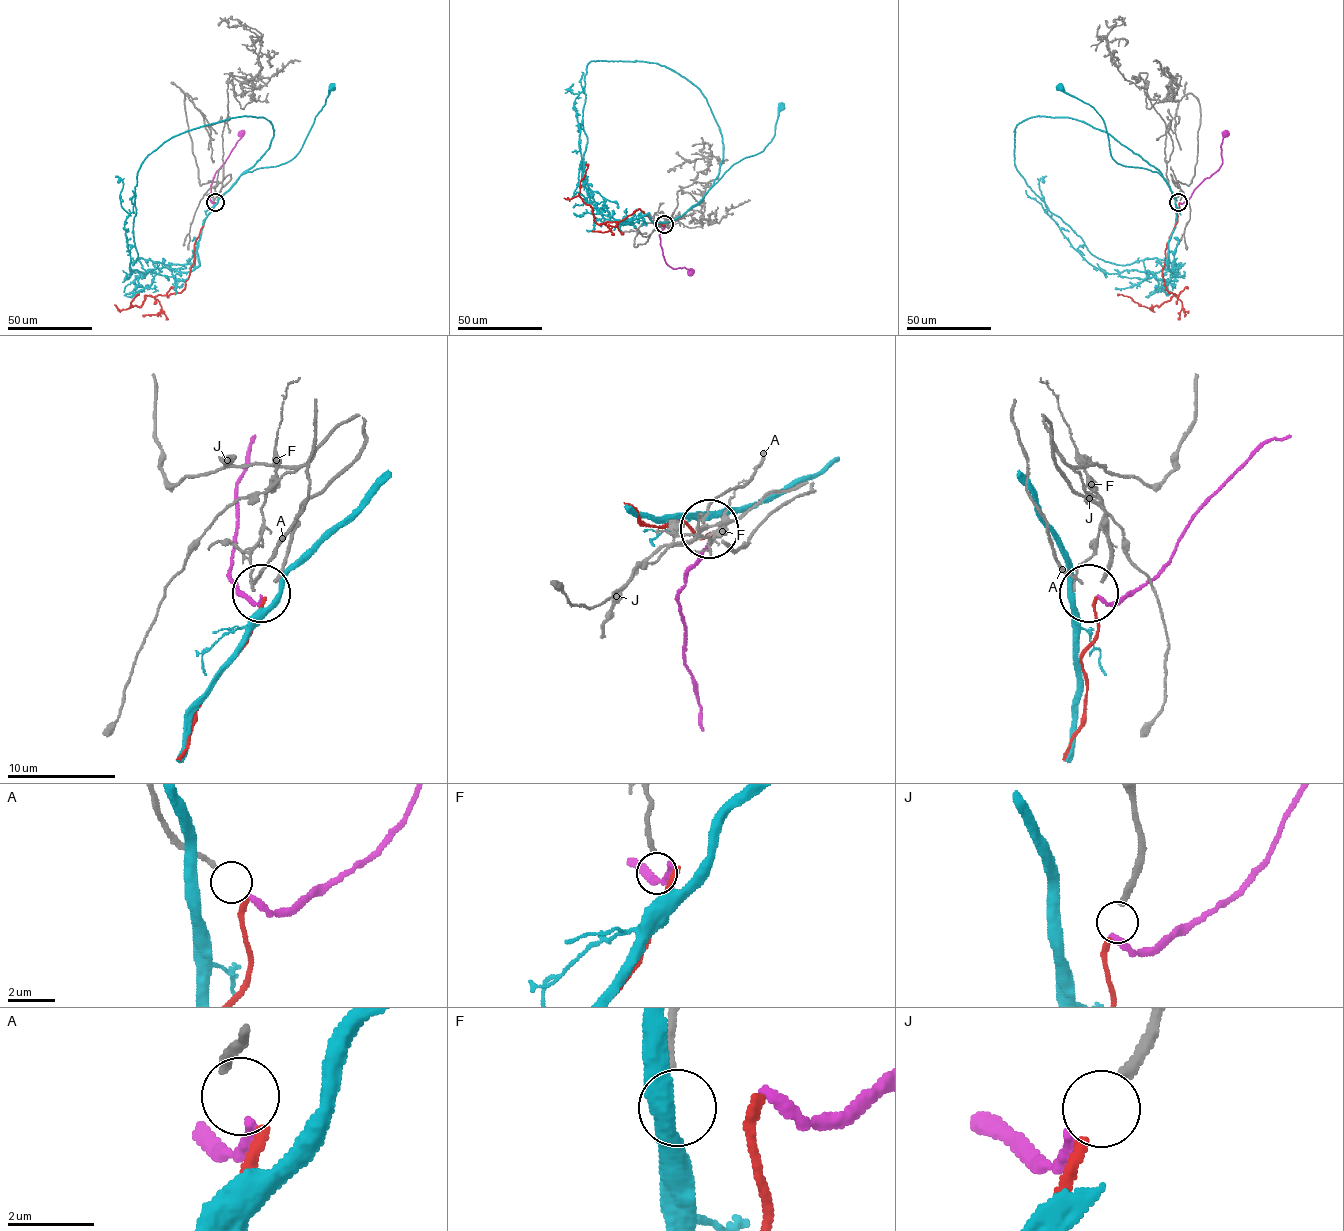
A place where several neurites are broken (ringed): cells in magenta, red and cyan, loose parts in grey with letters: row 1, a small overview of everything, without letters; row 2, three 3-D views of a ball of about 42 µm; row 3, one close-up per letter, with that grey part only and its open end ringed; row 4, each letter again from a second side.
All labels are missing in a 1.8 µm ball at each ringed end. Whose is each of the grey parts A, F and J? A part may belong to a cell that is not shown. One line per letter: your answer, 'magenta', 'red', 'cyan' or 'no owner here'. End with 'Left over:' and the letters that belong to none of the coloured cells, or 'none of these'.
A: magenta
F: cyan
J: red
Left over: none of these

